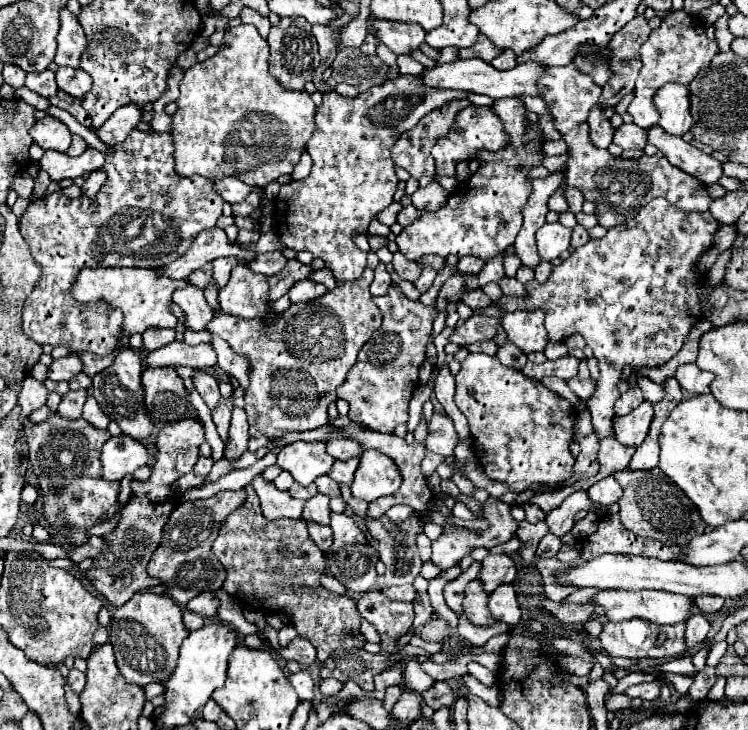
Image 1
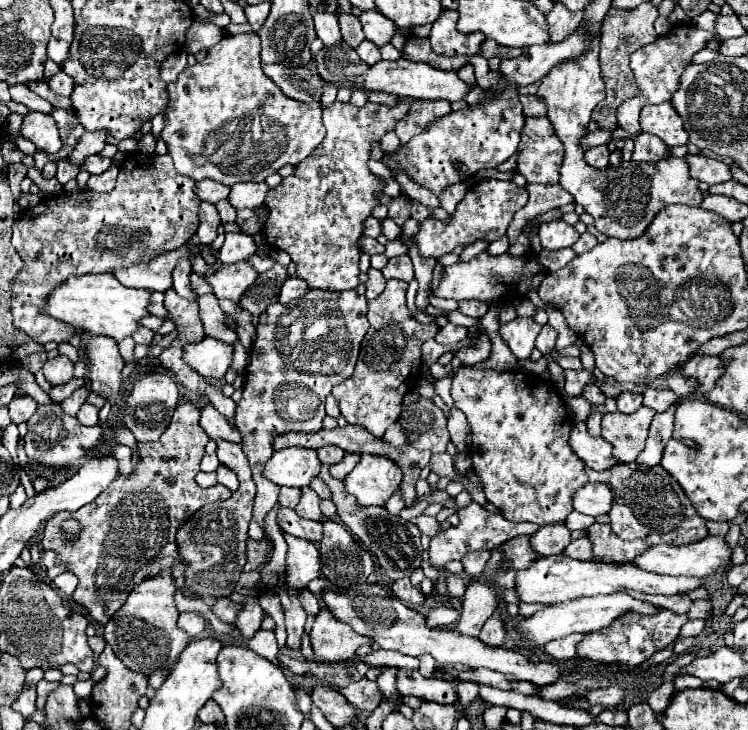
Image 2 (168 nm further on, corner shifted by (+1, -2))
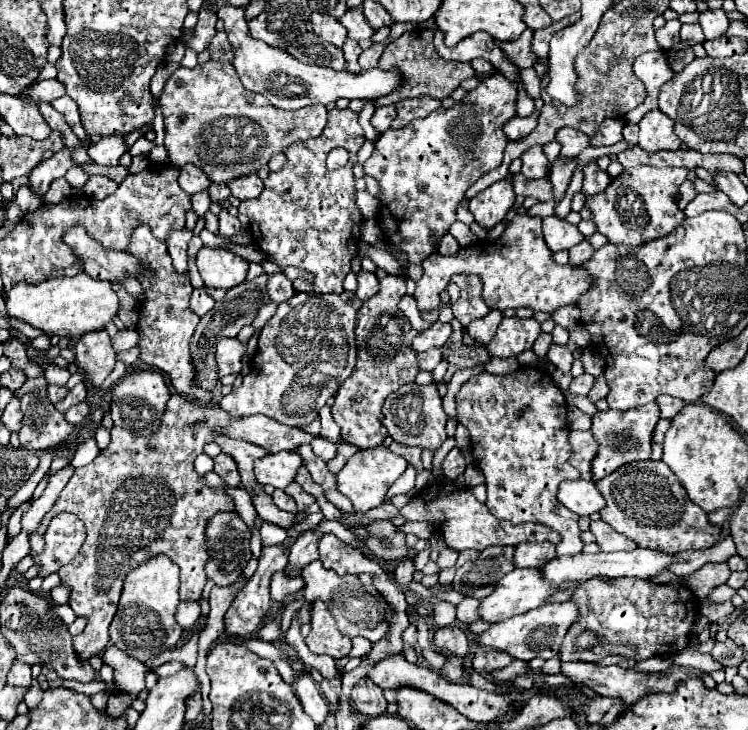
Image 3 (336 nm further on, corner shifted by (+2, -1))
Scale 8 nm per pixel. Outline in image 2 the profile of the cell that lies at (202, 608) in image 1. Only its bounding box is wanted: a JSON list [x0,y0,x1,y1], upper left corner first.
[212,598,242,624]

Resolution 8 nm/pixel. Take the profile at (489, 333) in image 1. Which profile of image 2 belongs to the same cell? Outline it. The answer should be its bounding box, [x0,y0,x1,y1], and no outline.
[434,322,468,344]

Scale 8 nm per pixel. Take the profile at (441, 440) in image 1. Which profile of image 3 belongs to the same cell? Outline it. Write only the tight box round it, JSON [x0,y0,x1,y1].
[383,383,447,451]

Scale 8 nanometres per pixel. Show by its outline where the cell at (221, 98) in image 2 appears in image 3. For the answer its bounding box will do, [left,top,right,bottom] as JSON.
[159,59,327,183]

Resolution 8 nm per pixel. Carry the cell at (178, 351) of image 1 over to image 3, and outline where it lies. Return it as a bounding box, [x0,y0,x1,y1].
[215,339,245,377]

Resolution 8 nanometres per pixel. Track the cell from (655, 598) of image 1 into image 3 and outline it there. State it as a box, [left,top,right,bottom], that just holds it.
[477,601,581,661]

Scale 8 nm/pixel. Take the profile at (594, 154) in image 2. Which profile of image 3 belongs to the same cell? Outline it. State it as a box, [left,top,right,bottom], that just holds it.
[583,161,611,195]

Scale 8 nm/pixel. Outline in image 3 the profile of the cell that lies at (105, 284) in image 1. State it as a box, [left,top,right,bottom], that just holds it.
[7,273,119,337]

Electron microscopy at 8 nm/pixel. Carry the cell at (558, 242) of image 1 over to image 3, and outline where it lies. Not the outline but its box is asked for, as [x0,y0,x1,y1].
[543,215,585,251]

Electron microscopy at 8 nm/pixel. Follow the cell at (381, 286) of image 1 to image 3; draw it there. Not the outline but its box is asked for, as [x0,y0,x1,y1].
[355,271,379,301]

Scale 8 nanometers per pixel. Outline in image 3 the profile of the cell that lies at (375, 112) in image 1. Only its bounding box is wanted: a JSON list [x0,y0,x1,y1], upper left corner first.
[239,107,365,293]

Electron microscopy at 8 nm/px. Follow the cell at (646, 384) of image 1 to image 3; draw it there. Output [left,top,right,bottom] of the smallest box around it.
[657,395,685,419]

